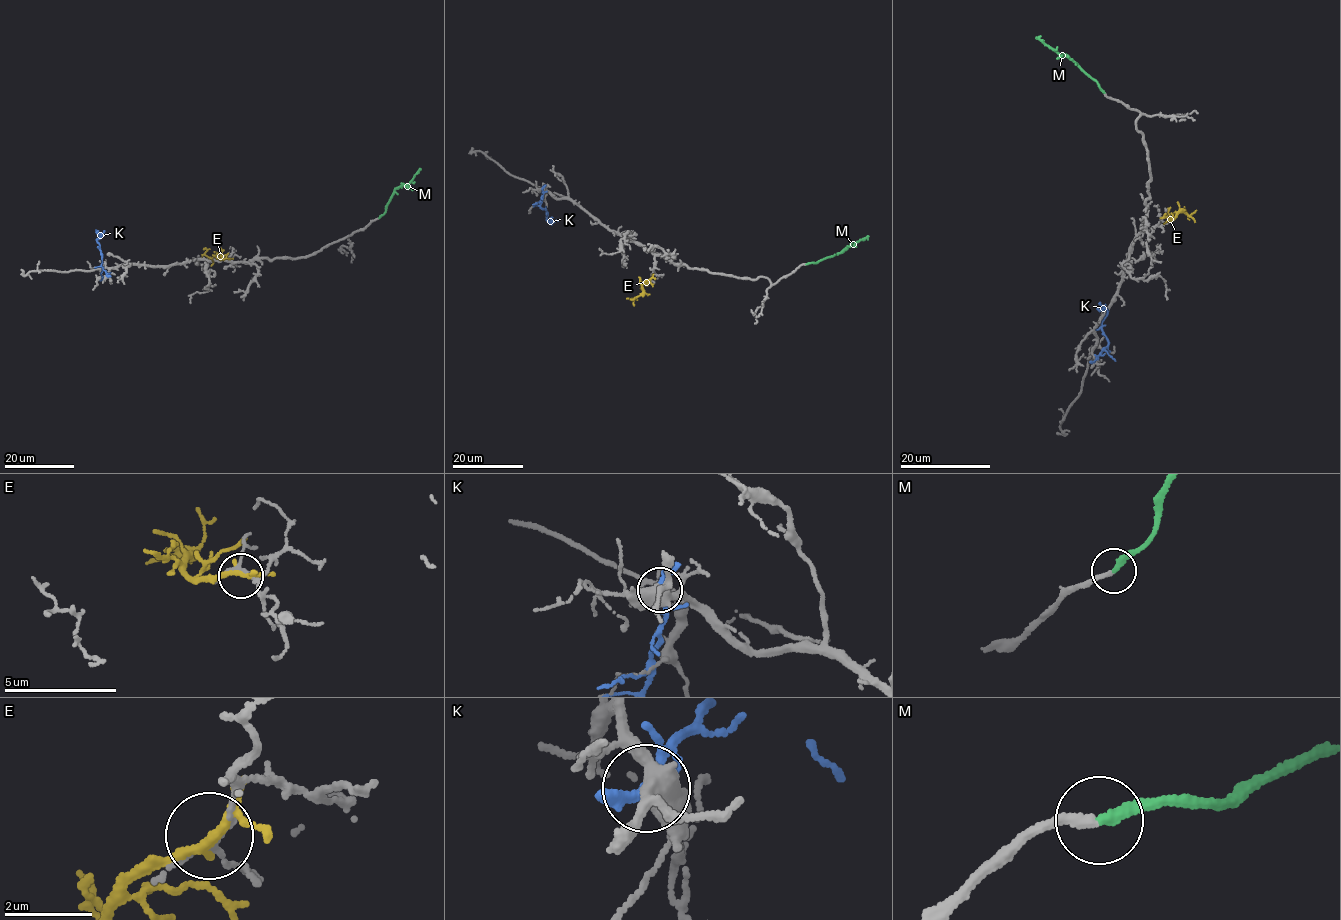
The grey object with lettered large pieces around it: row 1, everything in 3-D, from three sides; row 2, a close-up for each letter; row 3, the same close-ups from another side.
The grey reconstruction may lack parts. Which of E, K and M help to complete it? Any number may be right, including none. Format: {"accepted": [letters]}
{"accepted": ["M"]}

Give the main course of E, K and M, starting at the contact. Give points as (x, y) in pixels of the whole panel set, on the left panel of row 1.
E: (227, 258), (217, 255), (210, 258), (205, 254), (210, 249)
K: (107, 276), (96, 240), (98, 231)
M: (379, 218), (395, 189), (409, 184), (420, 168)

